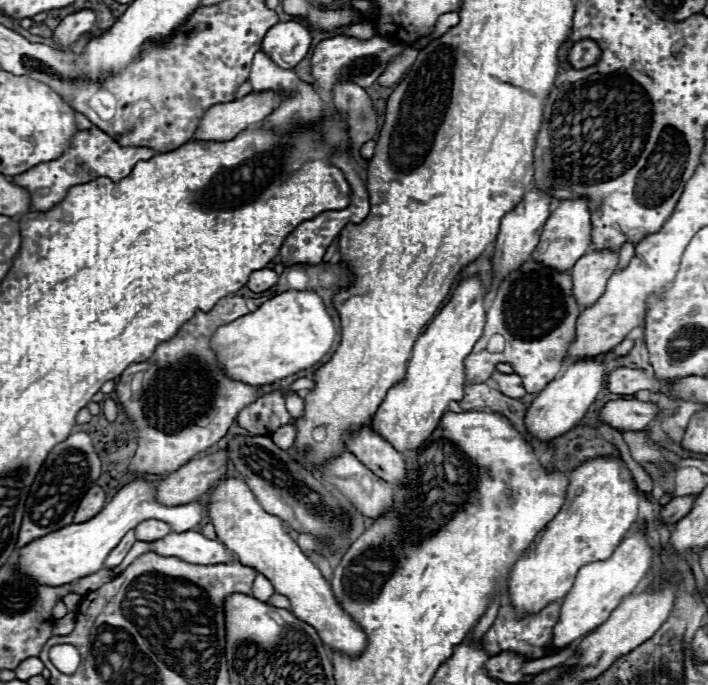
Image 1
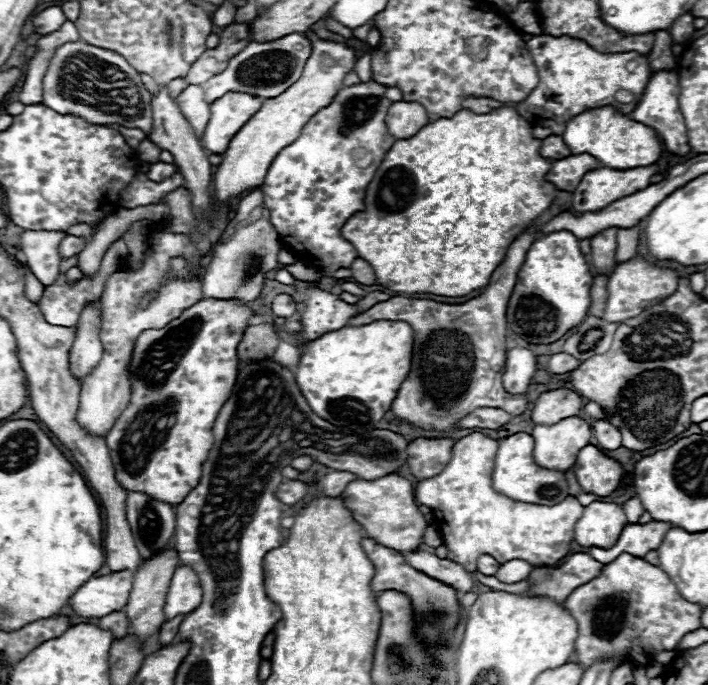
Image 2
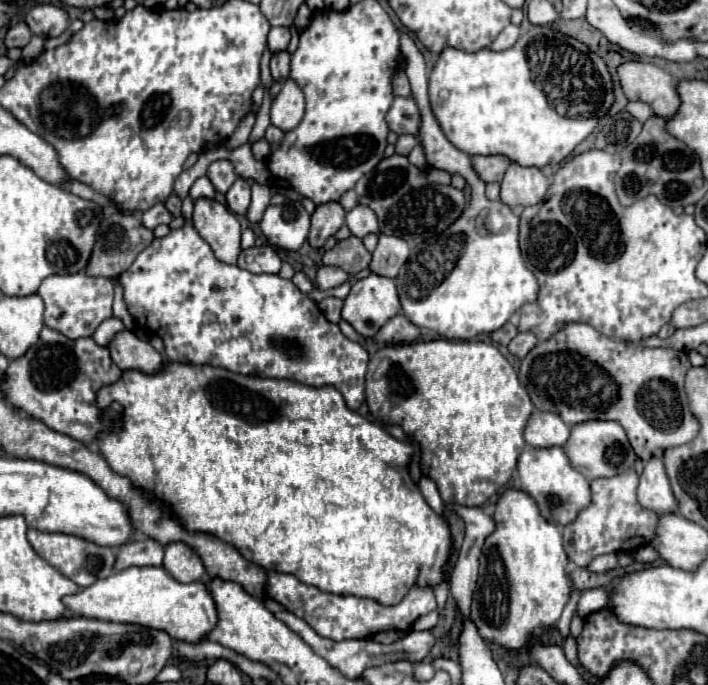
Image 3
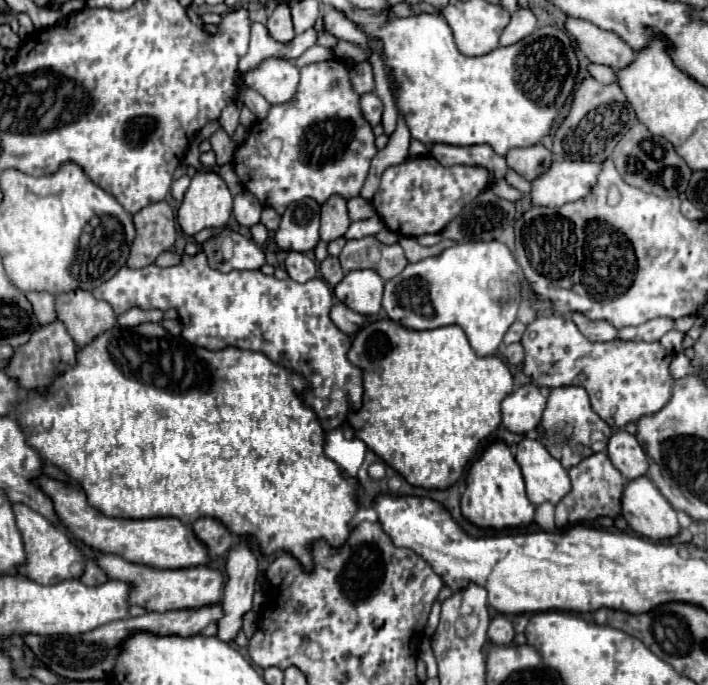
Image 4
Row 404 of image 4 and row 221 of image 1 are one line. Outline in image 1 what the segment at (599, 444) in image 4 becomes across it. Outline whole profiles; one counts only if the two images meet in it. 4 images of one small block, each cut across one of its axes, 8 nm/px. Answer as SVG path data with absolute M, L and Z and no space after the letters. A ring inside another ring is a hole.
M580 196L574 200L562 200L546 220L540 242L532 252L532 258L556 270L570 270L576 264L576 260L590 250L590 244L592 244L592 224L590 224L588 198Z

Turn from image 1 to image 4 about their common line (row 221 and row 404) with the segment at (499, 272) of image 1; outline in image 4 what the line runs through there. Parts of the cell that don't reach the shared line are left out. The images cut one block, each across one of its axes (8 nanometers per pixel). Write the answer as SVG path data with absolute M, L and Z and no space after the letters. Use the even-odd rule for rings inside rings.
M526 384L502 402L502 424L514 434L528 434L542 420L546 396L536 384Z

